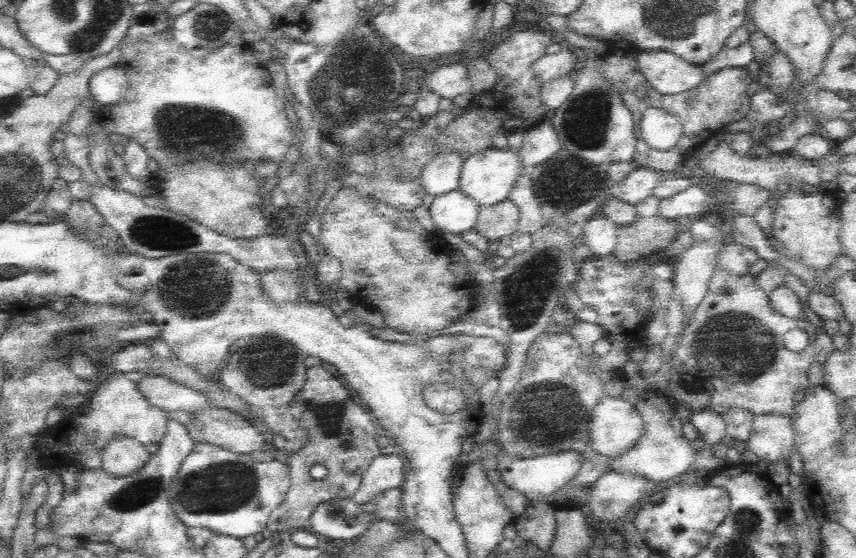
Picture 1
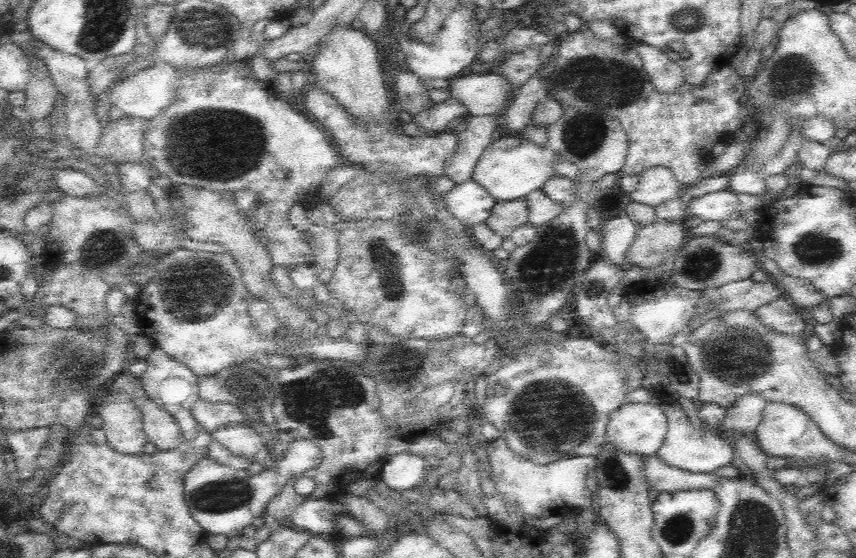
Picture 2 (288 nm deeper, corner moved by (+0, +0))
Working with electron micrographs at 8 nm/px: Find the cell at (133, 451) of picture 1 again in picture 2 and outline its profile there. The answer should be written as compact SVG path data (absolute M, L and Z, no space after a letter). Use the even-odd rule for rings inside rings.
M110 394L102 406L100 406L100 418L102 418L102 430L106 432L106 448L112 448L116 454L142 454L146 448L146 432L142 424L142 412L132 402L128 394Z

